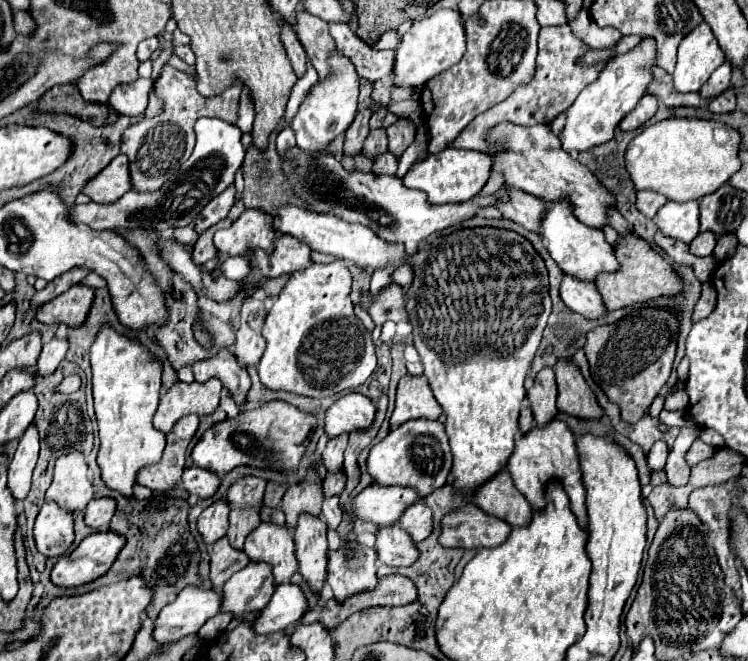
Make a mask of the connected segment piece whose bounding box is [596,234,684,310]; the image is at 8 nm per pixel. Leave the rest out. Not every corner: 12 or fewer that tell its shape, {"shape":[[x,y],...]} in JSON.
{"shape":[[636,234],[616,274],[600,274],[608,310],[678,296],[684,280]]}

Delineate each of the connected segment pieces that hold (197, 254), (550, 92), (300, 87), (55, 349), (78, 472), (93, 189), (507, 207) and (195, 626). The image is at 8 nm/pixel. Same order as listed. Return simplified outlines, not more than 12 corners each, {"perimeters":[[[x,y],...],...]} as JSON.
{"perimeters":[[[230,218],[220,220],[200,234],[192,248],[192,260],[198,266],[216,258],[212,236],[228,228]],[[568,24],[538,36],[536,74],[470,122],[452,148],[500,152],[500,122],[550,124],[606,62],[580,66],[590,48]],[[308,62],[306,78],[300,78],[288,100],[286,126],[292,126],[304,98],[318,82],[314,66]],[[52,338],[32,368],[36,378],[46,378],[64,360],[68,340]],[[82,452],[60,456],[46,500],[82,512],[94,498]],[[116,156],[84,194],[112,204],[128,190],[128,158]],[[512,188],[504,218],[540,234],[546,206],[542,200]],[[184,588],[154,620],[154,640],[198,634],[220,590]]]}

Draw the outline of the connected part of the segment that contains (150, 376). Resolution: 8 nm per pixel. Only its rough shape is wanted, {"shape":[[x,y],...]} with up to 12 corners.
{"shape":[[100,328],[90,362],[106,488],[160,462],[162,366]]}

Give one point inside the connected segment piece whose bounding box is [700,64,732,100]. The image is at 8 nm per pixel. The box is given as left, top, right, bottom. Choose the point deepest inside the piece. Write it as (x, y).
(719, 81)

